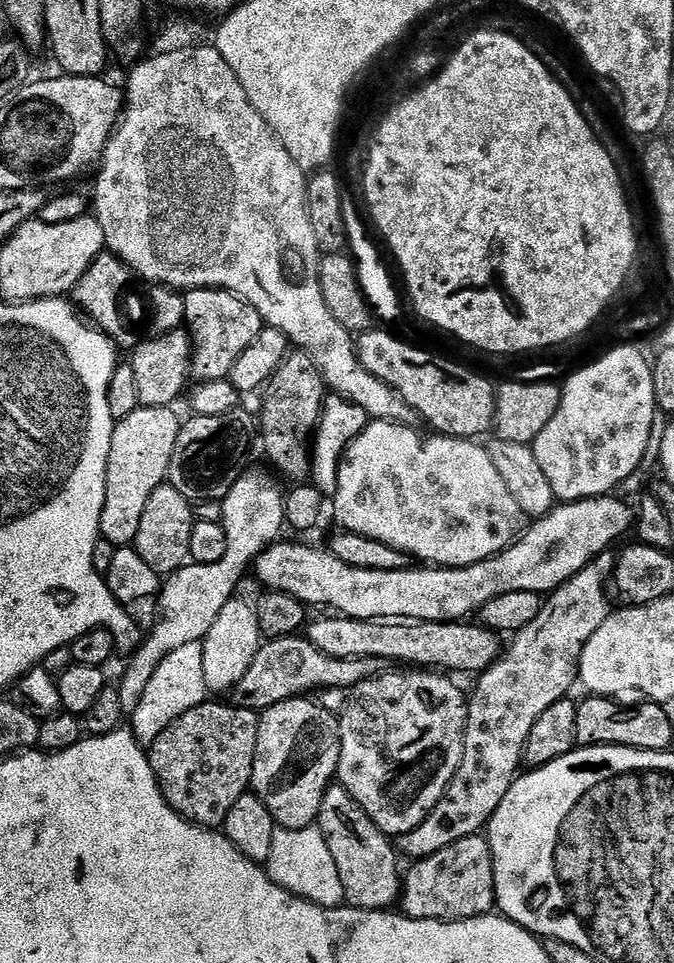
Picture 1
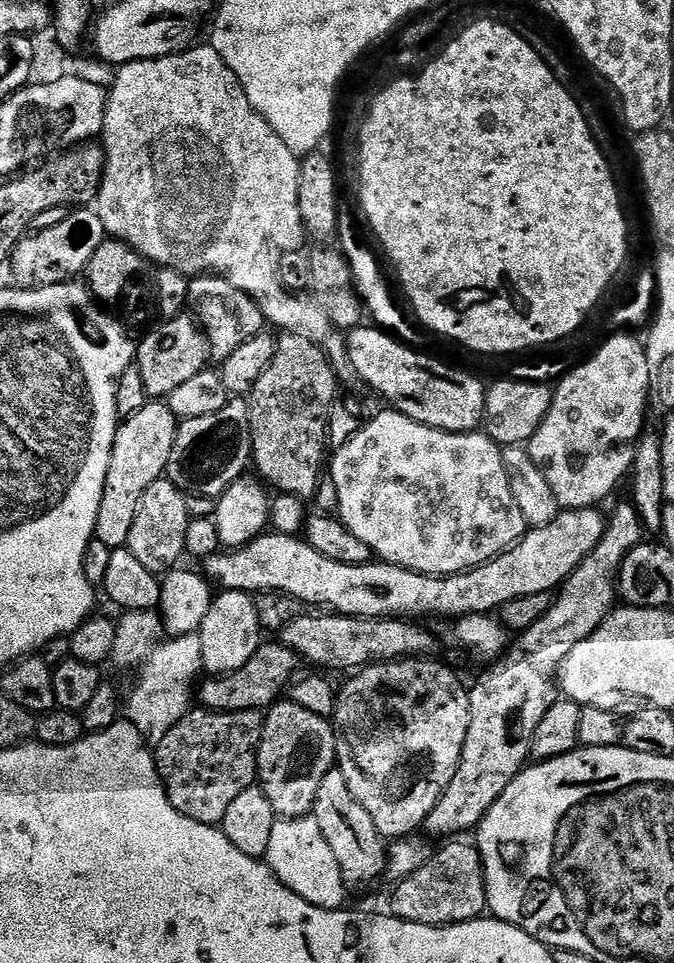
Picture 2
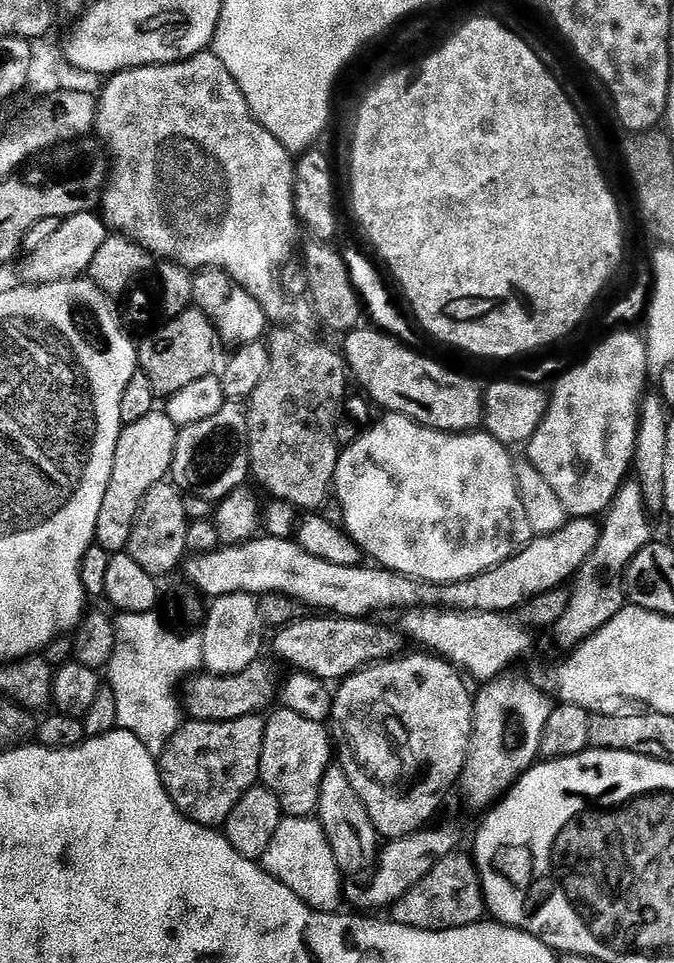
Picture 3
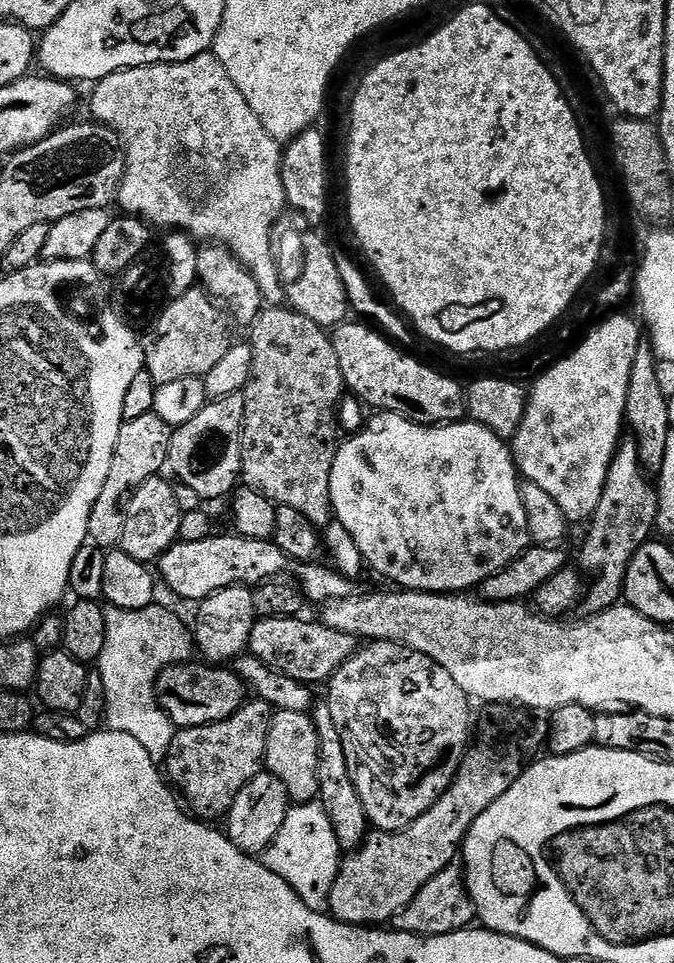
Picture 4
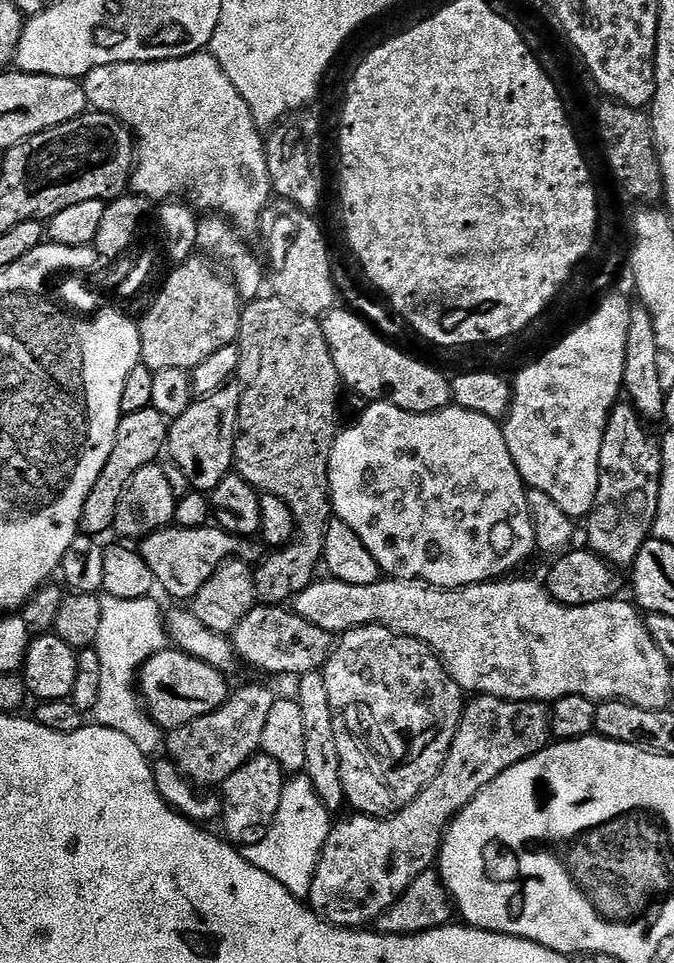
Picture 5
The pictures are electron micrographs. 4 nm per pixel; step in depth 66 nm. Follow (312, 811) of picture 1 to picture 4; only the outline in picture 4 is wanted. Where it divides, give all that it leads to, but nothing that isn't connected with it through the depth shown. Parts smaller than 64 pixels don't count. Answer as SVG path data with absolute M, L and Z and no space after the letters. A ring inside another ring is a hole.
M277 711L268 727L268 741L264 762L267 771L286 786L292 804L311 804L319 797L318 762L320 761L320 736L312 724L309 713Z

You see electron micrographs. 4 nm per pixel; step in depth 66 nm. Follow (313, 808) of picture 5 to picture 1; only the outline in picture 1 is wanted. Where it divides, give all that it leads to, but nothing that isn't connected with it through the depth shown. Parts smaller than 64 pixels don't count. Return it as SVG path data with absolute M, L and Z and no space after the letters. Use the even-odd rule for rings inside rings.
M277 827L266 871L279 888L284 888L292 896L307 900L309 904L323 908L338 908L344 904L342 878L338 878L338 866L334 866L330 846L326 846L326 838L322 838L319 827L298 830Z

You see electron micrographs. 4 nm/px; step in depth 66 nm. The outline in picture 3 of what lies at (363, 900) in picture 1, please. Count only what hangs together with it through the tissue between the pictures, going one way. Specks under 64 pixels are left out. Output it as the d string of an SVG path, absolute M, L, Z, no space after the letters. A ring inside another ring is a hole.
M330 763L322 778L318 819L330 842L330 850L334 850L334 862L338 862L341 873L360 874L356 872L364 867L367 869L375 861L378 855L376 827L374 822L370 822L370 814L362 798L358 798L354 786L350 786L350 778L346 778L346 770L339 763Z

